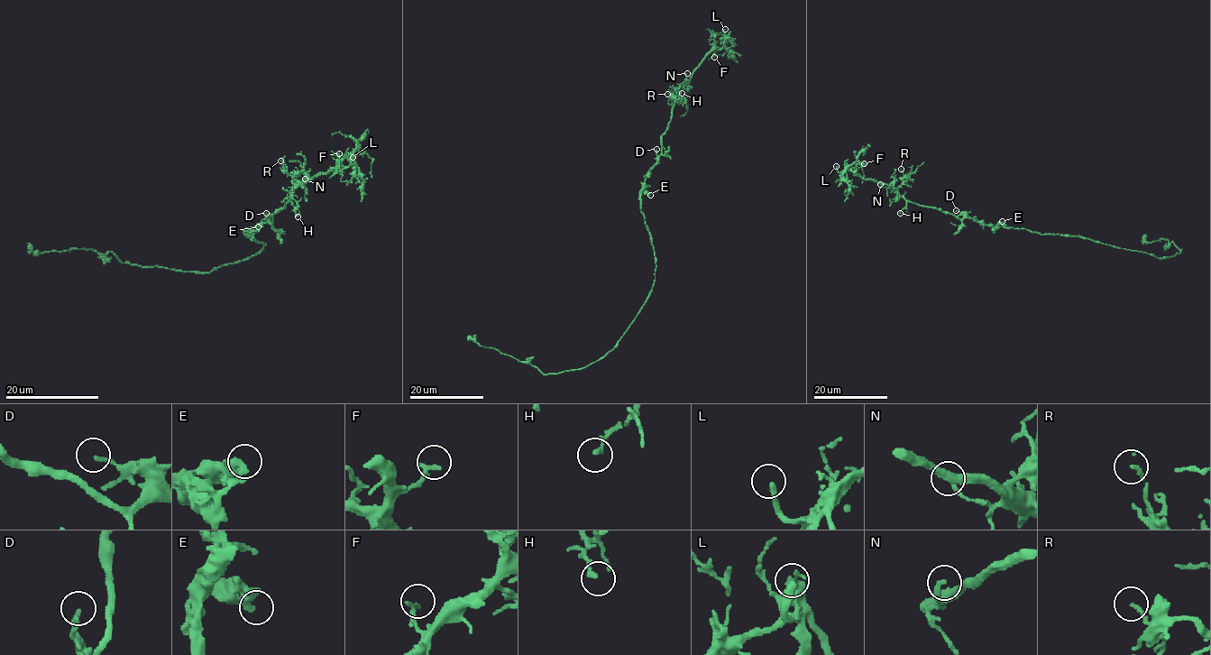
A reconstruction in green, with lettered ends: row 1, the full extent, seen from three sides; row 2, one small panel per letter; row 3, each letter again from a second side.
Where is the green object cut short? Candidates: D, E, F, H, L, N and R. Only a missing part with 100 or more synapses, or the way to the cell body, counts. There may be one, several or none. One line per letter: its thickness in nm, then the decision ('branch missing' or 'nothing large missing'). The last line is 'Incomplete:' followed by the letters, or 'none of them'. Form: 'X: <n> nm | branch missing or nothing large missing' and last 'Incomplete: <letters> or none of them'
D: 180 nm | nothing large missing
E: 420 nm | nothing large missing
F: 240 nm | nothing large missing
H: 200 nm | nothing large missing
L: 240 nm | branch missing
N: 200 nm | nothing large missing
R: 150 nm | nothing large missing
Incomplete: L

